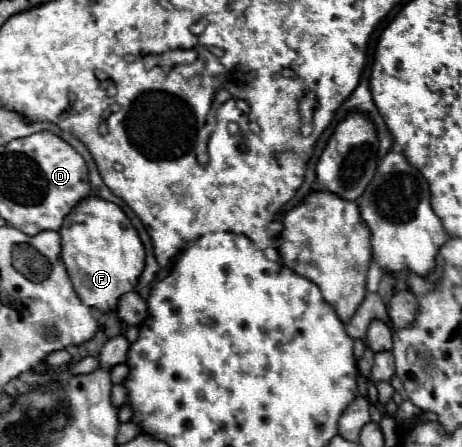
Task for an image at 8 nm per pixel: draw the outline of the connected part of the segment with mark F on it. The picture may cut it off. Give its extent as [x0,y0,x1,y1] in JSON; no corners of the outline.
[61,196,145,312]

